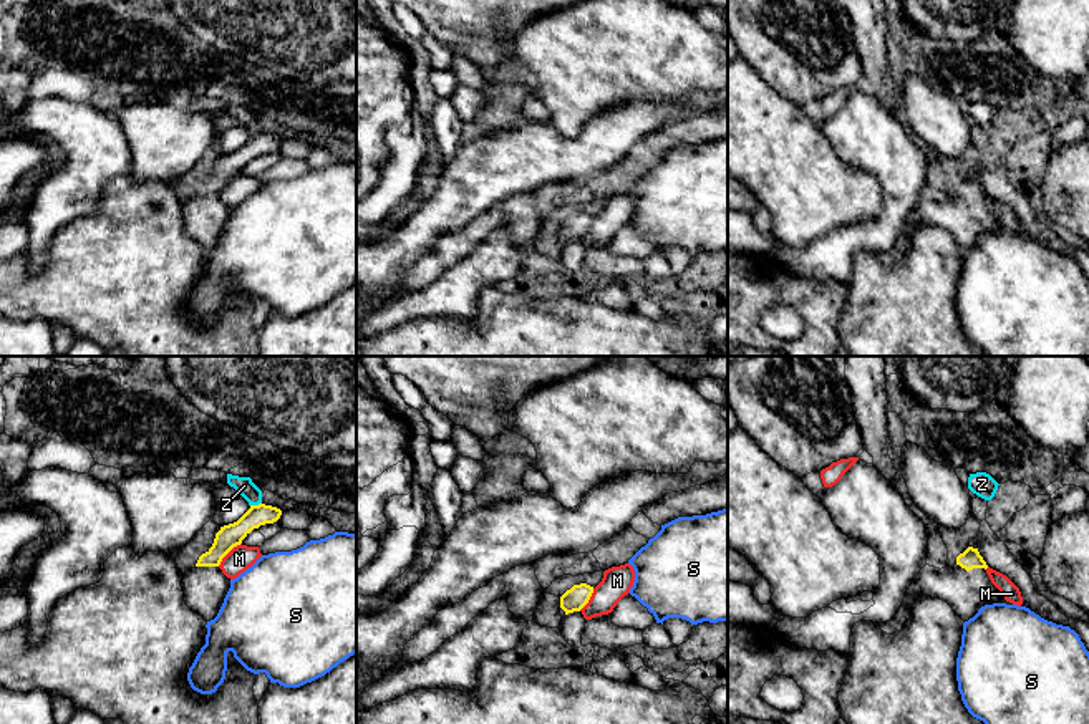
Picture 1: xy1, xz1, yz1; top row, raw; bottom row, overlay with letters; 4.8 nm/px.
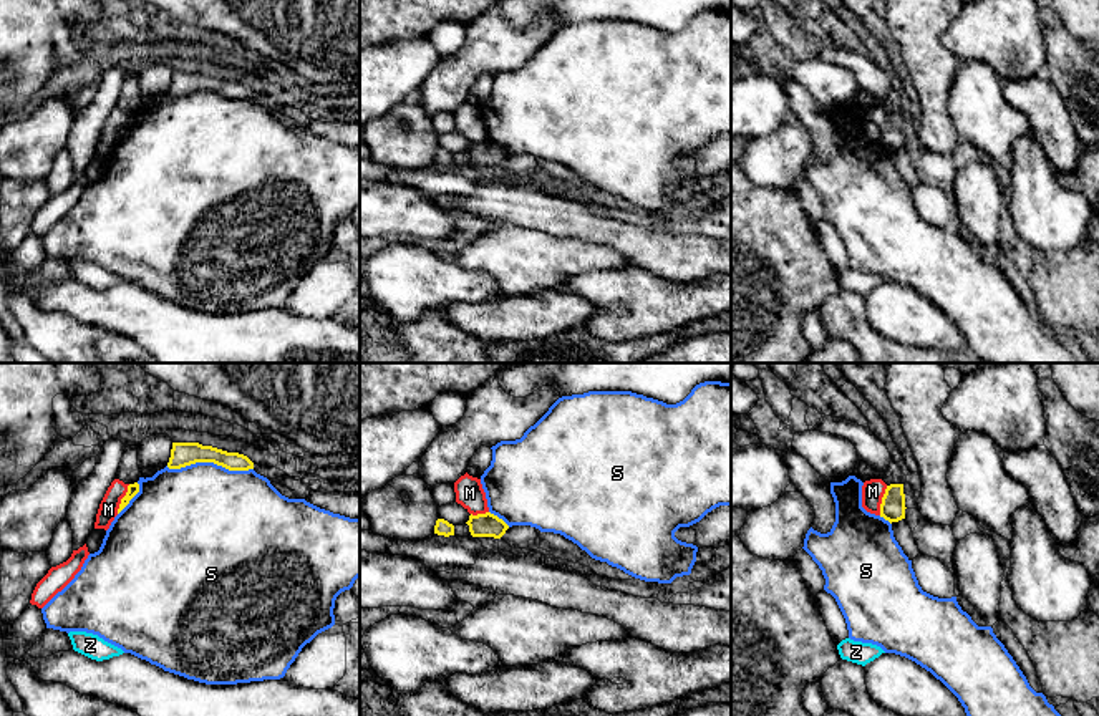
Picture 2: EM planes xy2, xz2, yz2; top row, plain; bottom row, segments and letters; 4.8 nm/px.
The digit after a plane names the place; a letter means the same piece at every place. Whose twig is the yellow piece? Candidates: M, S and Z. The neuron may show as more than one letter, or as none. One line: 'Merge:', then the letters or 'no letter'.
Merge: no letter

